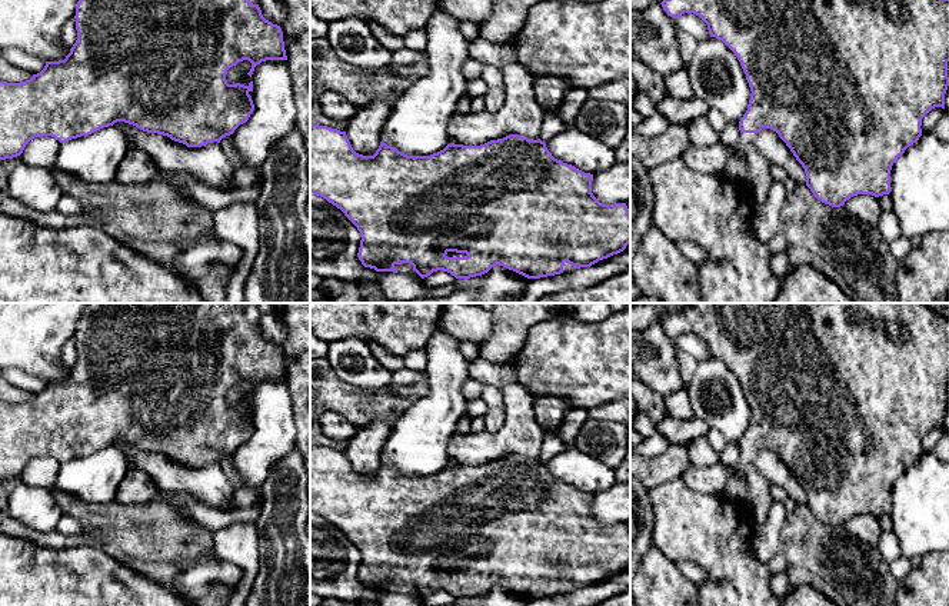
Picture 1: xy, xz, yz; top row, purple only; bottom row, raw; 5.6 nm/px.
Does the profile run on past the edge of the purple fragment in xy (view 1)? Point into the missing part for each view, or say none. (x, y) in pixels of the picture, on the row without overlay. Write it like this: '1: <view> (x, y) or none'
1: none

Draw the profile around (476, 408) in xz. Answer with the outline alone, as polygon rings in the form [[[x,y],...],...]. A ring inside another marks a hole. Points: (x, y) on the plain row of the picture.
[[[473,399],[466,402],[466,414],[473,420],[487,413],[490,407],[482,399]]]

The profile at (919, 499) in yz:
[[[922,453],[893,483],[890,490],[892,532],[899,540],[902,557],[923,559],[949,549],[949,462]]]

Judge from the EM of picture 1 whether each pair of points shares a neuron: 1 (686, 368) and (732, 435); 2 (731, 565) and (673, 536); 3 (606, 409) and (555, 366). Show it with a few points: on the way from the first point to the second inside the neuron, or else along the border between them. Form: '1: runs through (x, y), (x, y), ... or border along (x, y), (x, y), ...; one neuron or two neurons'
1: border along (698, 362), (693, 376), (685, 388); two neurons
2: runs through (716, 553), (699, 536), (688, 536); one neuron
3: border along (615, 399), (588, 410); two neurons

